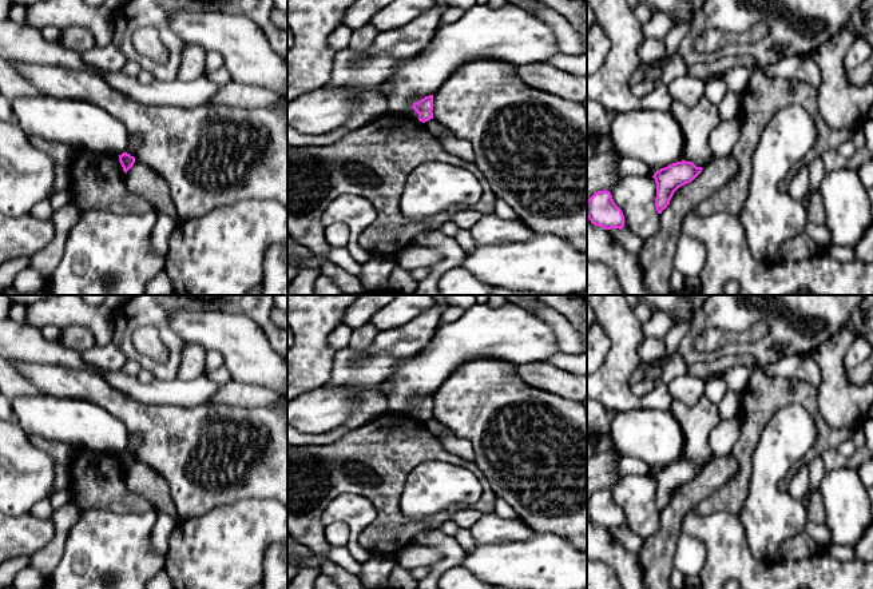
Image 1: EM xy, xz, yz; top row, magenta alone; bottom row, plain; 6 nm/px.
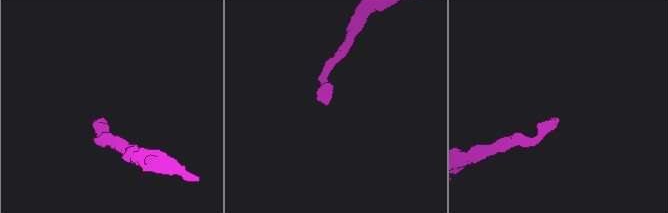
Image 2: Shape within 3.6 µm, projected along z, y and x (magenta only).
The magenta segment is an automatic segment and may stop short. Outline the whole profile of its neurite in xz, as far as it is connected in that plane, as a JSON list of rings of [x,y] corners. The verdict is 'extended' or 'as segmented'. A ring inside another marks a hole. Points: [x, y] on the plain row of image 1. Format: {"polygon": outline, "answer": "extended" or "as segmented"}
{"polygon": [[[433,394],[425,395],[420,401],[414,402],[412,407],[418,413],[418,419],[425,422],[433,418]]], "answer": "as segmented"}

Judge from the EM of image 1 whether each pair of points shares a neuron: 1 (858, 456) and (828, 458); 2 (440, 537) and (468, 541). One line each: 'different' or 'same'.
1: same
2: different

